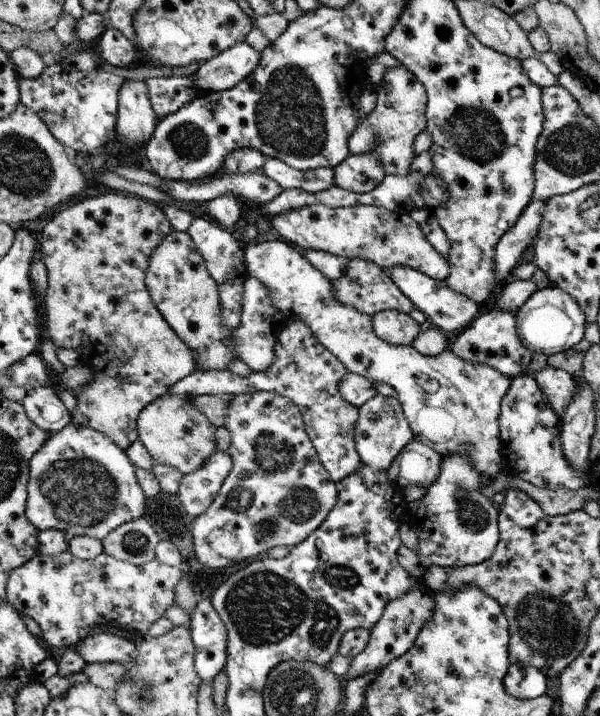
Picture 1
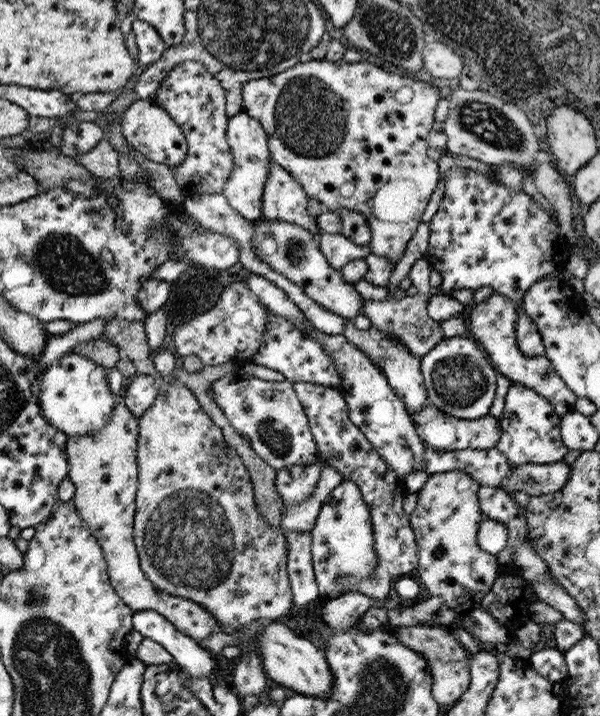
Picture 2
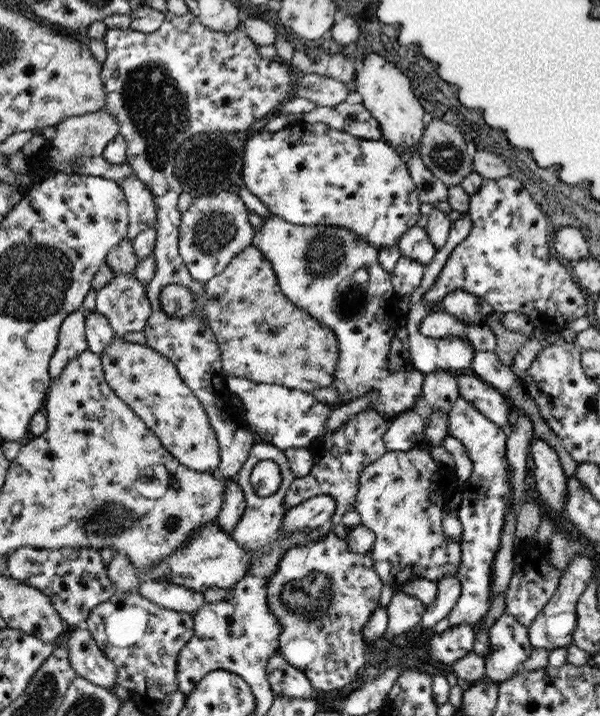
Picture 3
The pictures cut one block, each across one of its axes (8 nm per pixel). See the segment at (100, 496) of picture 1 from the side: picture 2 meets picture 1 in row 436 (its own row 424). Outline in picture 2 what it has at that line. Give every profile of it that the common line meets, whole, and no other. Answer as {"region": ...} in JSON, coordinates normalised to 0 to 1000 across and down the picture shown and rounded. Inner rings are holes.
{"region":[[[108,494],[95,503],[95,508],[85,508],[82,514],[75,514],[68,531],[58,539],[58,561],[68,570],[68,581],[95,601],[102,601],[105,606],[115,609],[142,609],[142,606],[155,606],[165,603],[178,595],[178,589],[185,587],[185,575],[192,573],[192,556],[178,539],[175,531],[175,517],[172,511],[158,508],[155,503],[142,500],[142,497],[125,497],[125,494]]]}

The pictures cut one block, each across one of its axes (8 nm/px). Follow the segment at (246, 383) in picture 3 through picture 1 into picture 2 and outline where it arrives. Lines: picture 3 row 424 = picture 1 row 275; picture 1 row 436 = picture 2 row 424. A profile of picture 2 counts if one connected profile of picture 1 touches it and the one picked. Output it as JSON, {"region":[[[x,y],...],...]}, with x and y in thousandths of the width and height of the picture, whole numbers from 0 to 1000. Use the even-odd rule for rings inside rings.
{"region":[[[712,564],[695,578],[685,578],[685,587],[692,592],[692,601],[698,603],[698,612],[732,631],[762,631],[762,628],[818,628],[828,623],[835,612],[835,589],[822,584],[818,578],[798,584],[798,587],[765,587],[758,581],[748,581],[735,575],[732,570]]]}

